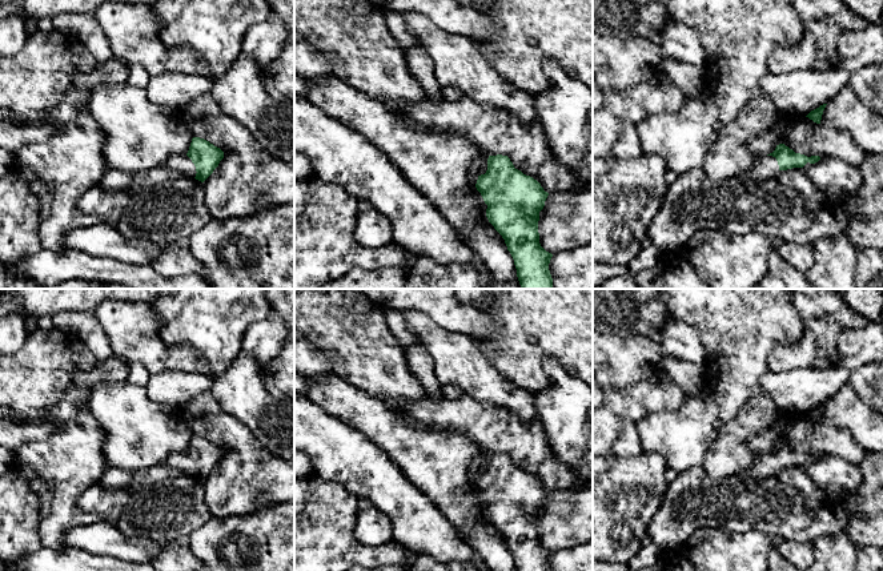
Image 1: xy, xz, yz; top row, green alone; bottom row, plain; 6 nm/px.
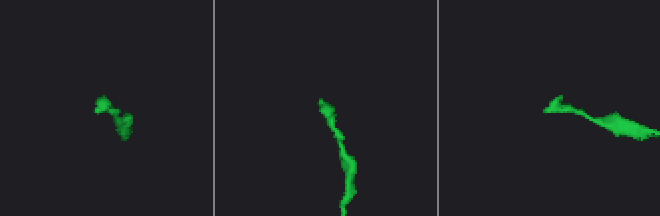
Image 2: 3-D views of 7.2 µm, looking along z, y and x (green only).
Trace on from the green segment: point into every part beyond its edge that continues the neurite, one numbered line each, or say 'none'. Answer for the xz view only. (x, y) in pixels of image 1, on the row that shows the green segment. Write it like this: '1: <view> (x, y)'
1: xz (480, 168)

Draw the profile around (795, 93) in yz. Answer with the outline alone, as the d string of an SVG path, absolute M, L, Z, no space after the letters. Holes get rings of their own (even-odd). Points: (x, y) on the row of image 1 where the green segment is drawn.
M840 68L798 69L784 75L767 72L762 88L784 117L806 117L832 100L848 83L850 73Z

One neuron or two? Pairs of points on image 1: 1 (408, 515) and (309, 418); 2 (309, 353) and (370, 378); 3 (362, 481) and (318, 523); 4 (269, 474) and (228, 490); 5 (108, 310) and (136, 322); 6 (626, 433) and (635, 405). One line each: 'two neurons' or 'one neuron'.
1: one neuron
2: two neurons
3: two neurons
4: one neuron
5: one neuron
6: two neurons

